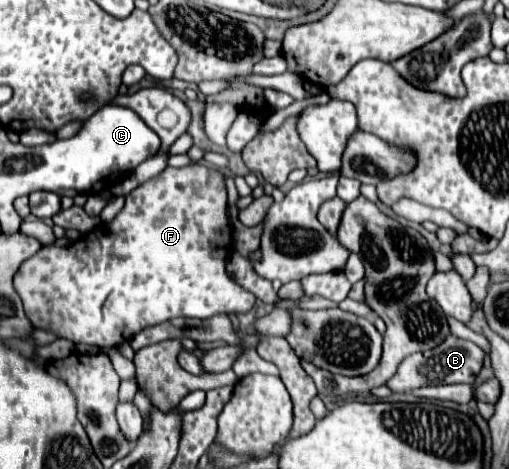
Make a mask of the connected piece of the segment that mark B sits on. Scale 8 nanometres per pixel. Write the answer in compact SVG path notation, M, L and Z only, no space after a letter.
M450 334L438 348L434 348L430 352L410 354L398 366L398 372L390 378L390 382L386 386L390 386L390 390L394 390L394 392L410 392L414 388L428 386L428 384L458 384L458 382L474 384L474 380L482 368L482 362L484 362L482 348L478 348L474 342L460 340Z

